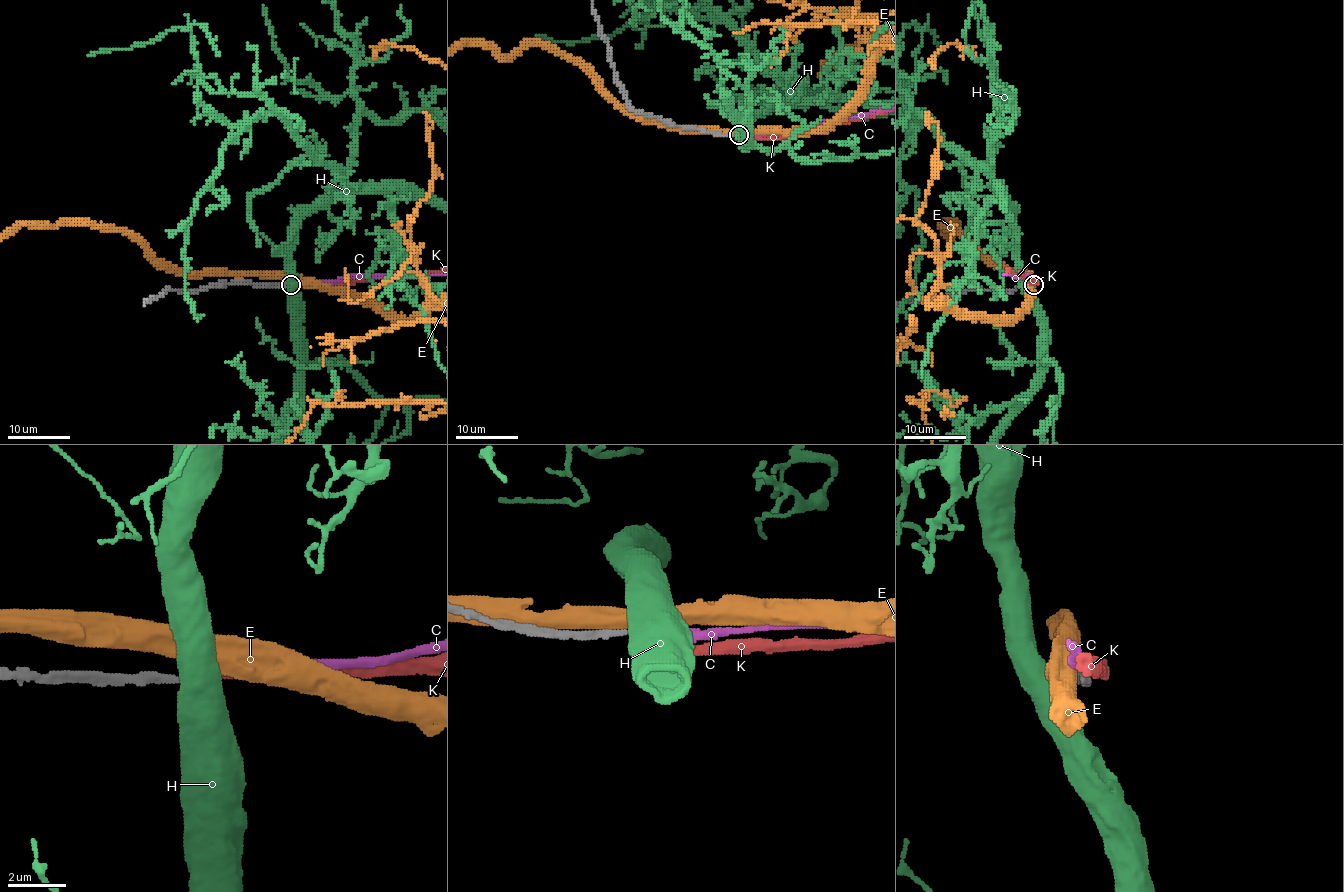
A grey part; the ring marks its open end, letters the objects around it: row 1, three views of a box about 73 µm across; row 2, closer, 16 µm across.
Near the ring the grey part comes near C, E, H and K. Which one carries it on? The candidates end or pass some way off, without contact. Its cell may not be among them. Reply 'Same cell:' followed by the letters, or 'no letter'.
Same cell: C

